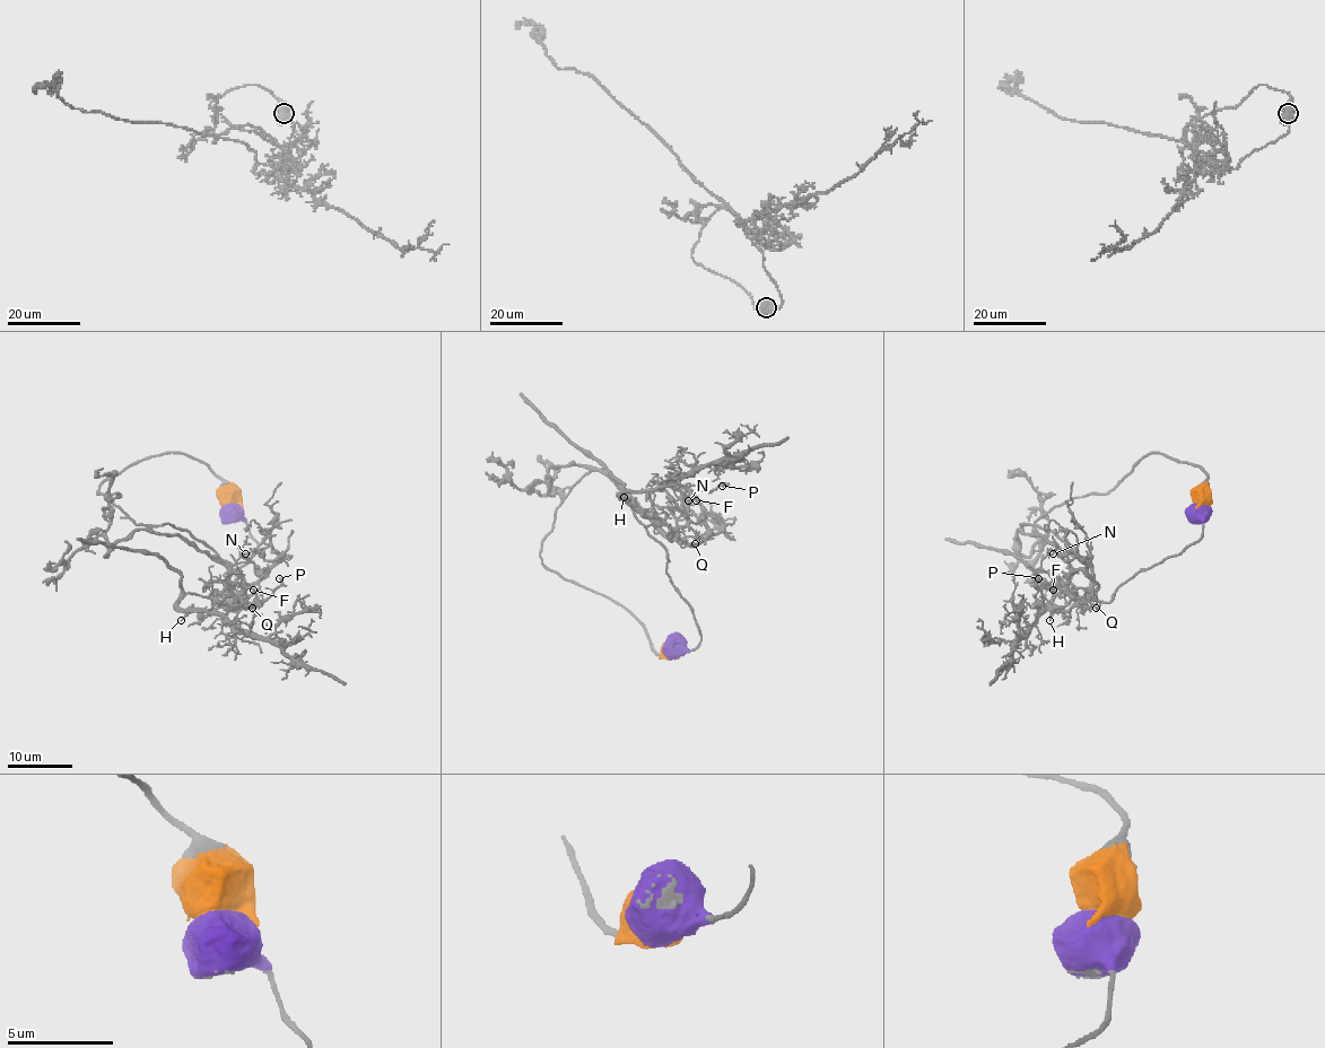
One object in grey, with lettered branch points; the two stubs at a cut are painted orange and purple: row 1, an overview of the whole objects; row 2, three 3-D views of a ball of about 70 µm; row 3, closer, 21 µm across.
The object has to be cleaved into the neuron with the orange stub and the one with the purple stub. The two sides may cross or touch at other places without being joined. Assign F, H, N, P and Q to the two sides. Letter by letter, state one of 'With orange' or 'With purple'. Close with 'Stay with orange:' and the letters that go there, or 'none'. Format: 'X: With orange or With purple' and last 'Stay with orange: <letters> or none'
F: With orange
H: With orange
N: With orange
P: With purple
Q: With orange
Stay with orange: F, H, N, Q

